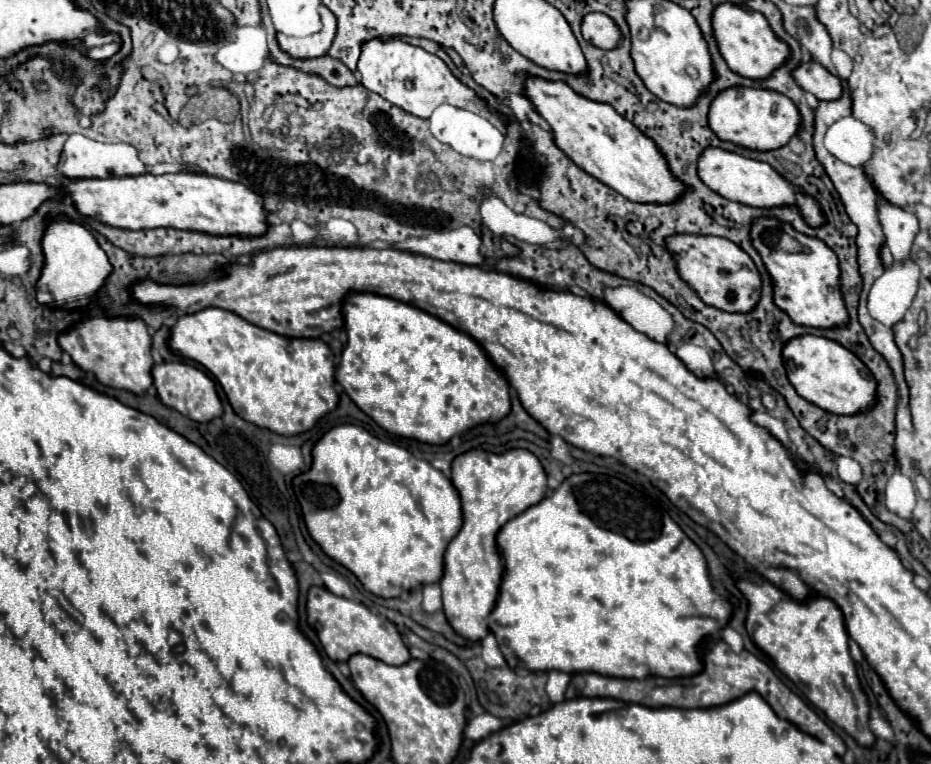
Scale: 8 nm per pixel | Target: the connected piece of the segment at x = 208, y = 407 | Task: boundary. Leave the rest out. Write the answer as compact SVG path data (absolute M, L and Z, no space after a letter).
M164 361L154 365L152 377L154 377L154 387L158 391L160 401L166 407L180 411L184 417L198 421L198 423L206 423L206 421L212 421L214 417L222 415L222 403L216 395L214 381L208 375L204 375L204 371L196 369L195 366L184 361Z

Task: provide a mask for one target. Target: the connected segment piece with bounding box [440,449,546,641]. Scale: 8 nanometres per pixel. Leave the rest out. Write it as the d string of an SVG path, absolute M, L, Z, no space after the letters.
M470 449L454 457L450 481L462 501L462 527L444 553L444 575L440 579L442 609L458 635L478 641L488 635L486 619L496 603L502 579L496 533L506 521L536 505L546 495L546 473L528 449L510 449L506 453Z

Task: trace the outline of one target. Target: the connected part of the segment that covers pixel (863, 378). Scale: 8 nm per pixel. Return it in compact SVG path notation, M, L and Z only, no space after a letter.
M808 333L798 335L784 343L782 357L788 381L796 393L824 411L832 411L836 415L854 415L856 411L864 411L864 407L876 399L876 381L872 379L872 373L856 355L832 339Z

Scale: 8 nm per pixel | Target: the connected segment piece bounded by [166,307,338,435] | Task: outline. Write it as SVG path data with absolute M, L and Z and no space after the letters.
M208 307L192 315L180 315L176 325L170 327L170 337L166 345L172 353L206 367L224 389L236 415L274 433L298 435L302 431L308 431L322 415L332 411L338 403L338 393L334 391L334 355L322 339L282 337L278 333L248 323L232 311Z

